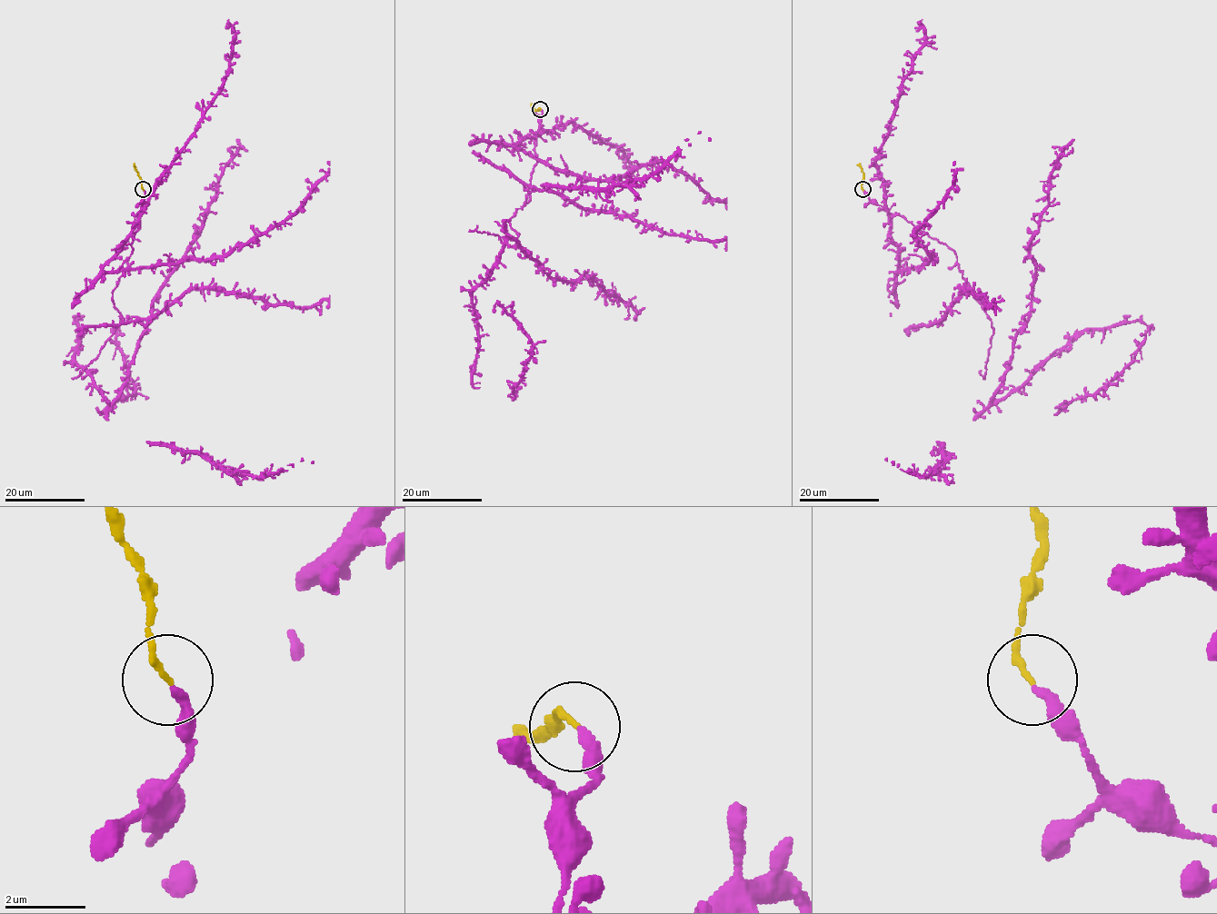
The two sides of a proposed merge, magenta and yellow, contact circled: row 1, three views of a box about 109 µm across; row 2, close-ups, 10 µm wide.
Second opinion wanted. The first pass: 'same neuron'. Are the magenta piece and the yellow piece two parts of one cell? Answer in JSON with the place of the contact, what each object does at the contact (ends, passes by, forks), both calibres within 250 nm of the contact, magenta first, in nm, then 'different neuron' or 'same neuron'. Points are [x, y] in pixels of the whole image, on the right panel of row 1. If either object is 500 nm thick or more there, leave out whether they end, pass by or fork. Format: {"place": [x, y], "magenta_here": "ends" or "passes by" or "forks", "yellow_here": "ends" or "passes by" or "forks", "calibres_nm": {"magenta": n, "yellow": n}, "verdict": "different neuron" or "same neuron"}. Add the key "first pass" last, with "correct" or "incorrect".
{"place": [862, 189], "magenta_here": "ends", "yellow_here": "ends", "calibres_nm": {"magenta": 260, "yellow": 150}, "verdict": "same neuron", "first pass": "correct"}

